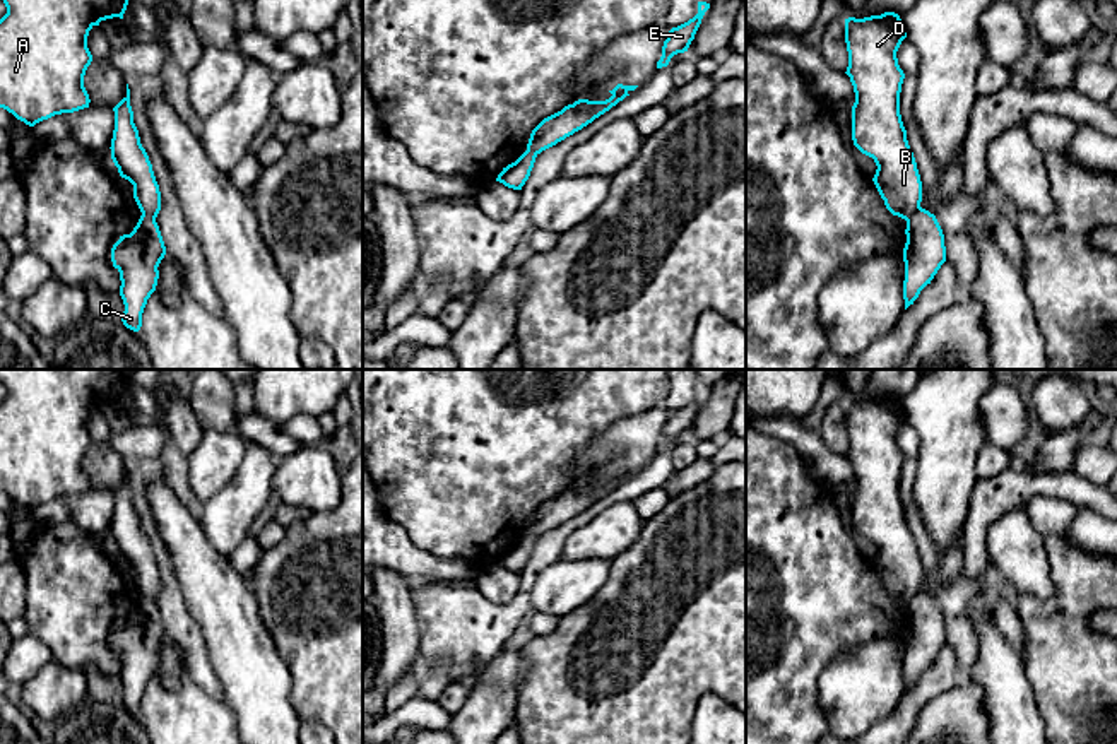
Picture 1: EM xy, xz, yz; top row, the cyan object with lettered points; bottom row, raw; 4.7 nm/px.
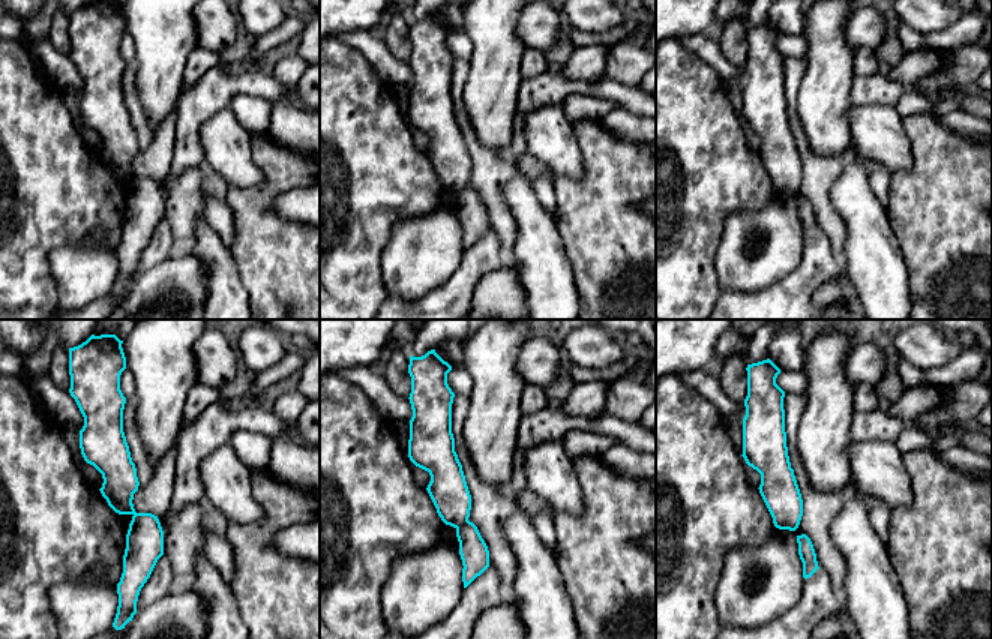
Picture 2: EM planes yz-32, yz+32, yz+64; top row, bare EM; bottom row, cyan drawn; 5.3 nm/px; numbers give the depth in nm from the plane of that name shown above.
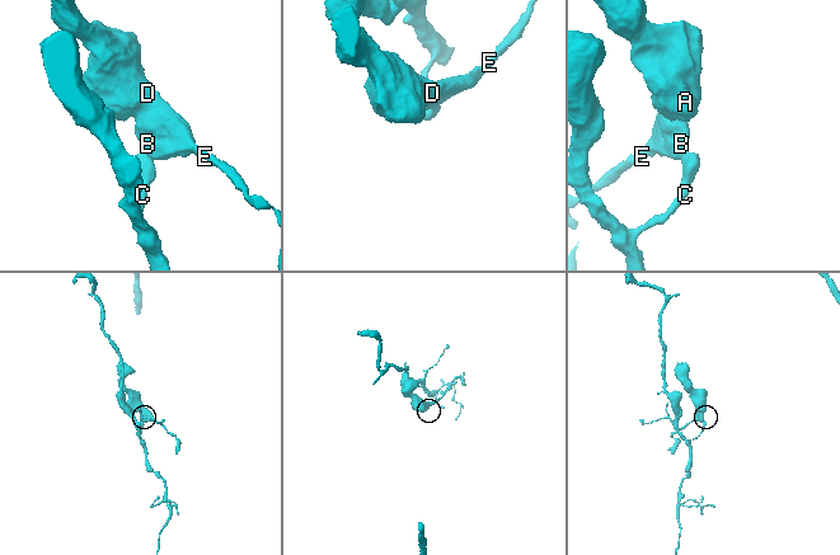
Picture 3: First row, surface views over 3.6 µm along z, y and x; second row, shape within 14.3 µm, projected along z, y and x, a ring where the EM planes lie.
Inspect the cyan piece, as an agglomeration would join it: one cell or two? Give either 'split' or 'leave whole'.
split

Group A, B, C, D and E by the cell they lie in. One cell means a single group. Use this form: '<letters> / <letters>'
A B D E / C

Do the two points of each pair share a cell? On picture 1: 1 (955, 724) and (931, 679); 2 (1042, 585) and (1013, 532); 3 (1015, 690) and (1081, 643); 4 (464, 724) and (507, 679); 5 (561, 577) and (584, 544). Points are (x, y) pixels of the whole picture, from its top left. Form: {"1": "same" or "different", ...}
{"1": "different", "2": "same", "3": "different", "4": "same", "5": "different"}

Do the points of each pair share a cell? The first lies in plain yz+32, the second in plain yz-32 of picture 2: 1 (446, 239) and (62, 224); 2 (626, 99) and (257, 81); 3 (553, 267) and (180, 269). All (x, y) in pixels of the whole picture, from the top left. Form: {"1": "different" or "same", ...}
{"1": "different", "2": "same", "3": "different"}

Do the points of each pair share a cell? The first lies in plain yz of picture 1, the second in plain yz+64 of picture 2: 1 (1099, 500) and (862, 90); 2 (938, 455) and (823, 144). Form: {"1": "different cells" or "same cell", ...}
{"1": "same cell", "2": "same cell"}

